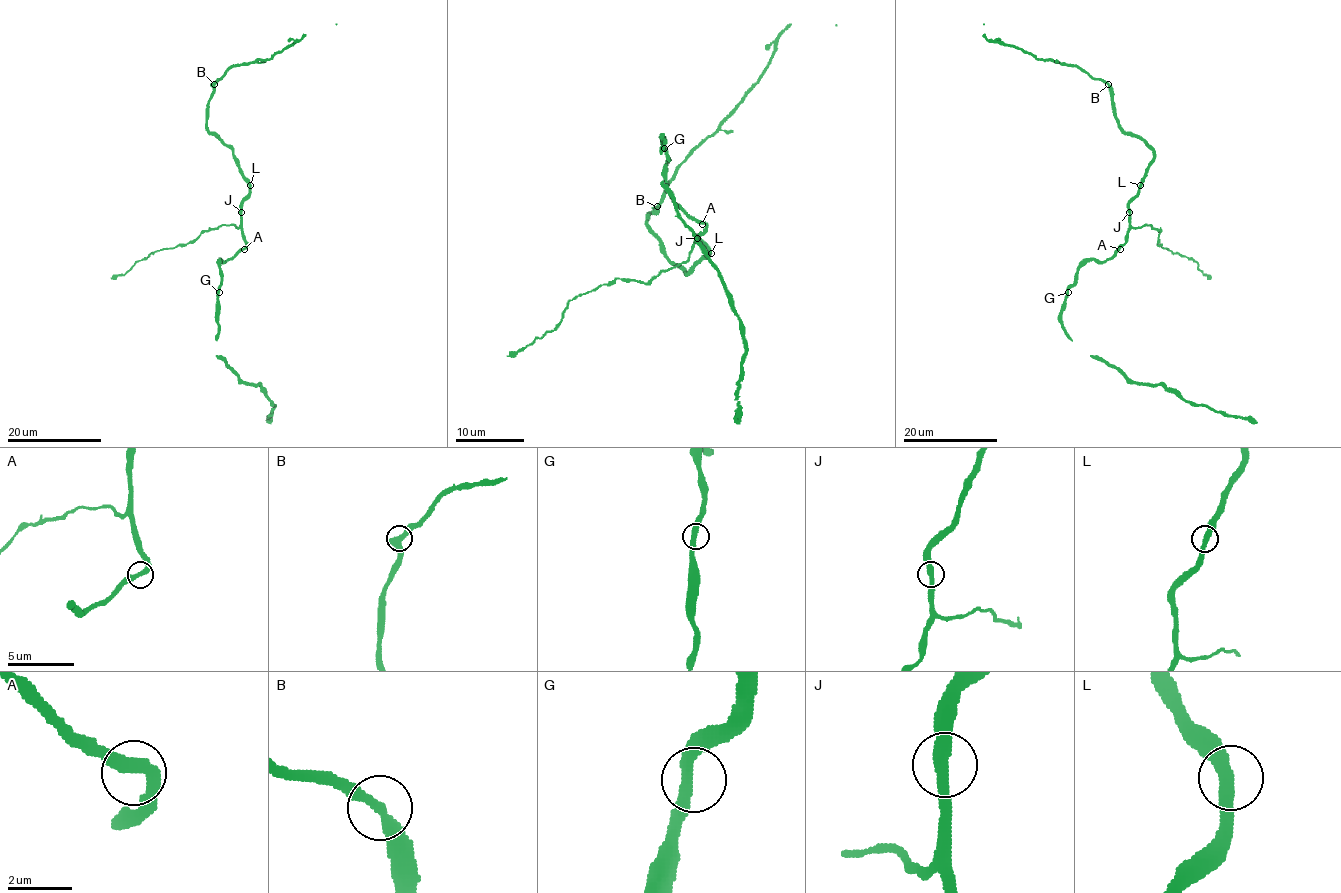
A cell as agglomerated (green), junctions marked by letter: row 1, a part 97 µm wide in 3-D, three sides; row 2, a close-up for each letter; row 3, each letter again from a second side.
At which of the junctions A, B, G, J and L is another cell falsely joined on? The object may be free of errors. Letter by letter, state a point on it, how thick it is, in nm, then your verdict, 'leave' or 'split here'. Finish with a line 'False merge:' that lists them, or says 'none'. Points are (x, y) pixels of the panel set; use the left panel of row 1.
A: (244, 249) | 400 nm | leave
B: (214, 84) | 400 nm | split here
G: (219, 292) | 400 nm | leave
J: (241, 212) | 400 nm | leave
L: (250, 185) | 380 nm | leave
False merge: B

